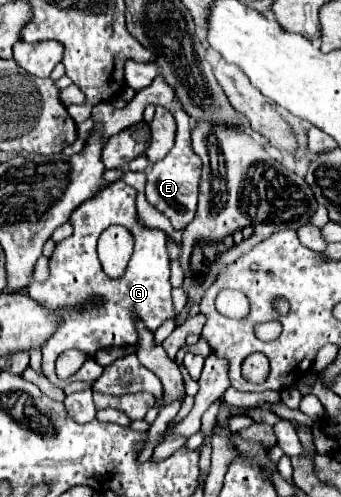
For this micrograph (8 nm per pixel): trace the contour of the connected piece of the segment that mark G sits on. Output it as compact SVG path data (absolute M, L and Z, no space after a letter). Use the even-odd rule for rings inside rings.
M114 182L112 186L98 192L94 198L86 200L72 212L74 234L60 244L56 244L54 254L50 256L50 274L48 280L33 280L27 294L44 304L46 308L66 306L67 313L56 332L46 341L41 349L44 376L58 388L64 389L72 380L94 382L102 374L102 366L96 362L96 352L104 348L136 345L138 333L134 328L134 317L140 318L146 328L155 331L167 319L172 319L172 285L170 283L170 260L166 254L166 232L160 228L146 228L138 224L136 216L136 190L124 182ZM120 224L130 230L134 236L134 252L128 260L124 276L110 278L98 260L96 242L100 234L112 226ZM91 297L97 300L98 309L90 309ZM74 308L77 308L74 311ZM65 349L84 352L88 358L82 368L70 376L70 380L60 380L56 375L55 362Z

